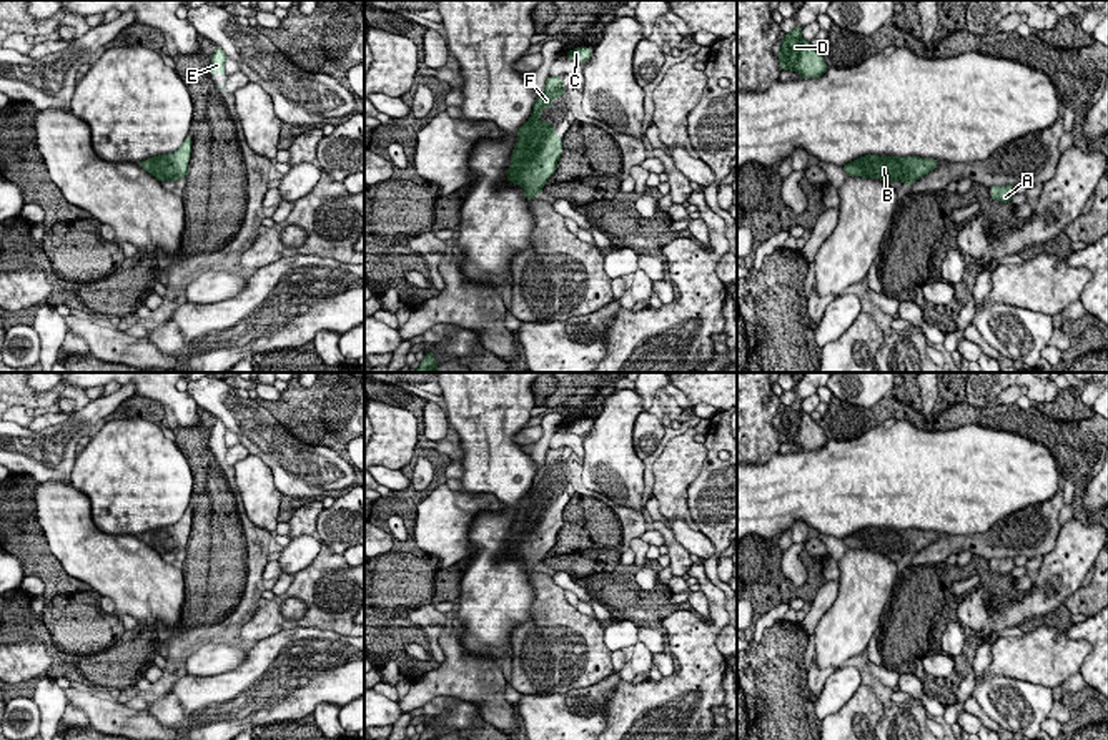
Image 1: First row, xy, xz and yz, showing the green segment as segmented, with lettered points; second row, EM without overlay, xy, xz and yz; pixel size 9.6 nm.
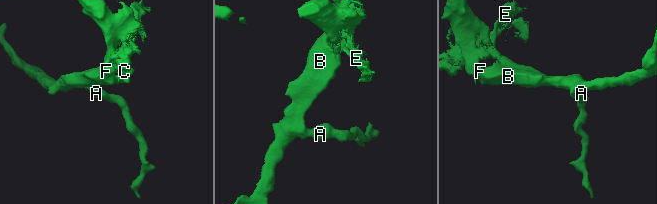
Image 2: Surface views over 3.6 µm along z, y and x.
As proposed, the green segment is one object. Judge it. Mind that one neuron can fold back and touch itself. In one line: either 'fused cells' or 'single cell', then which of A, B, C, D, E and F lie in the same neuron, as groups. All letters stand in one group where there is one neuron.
single cell; groups A B C D E F

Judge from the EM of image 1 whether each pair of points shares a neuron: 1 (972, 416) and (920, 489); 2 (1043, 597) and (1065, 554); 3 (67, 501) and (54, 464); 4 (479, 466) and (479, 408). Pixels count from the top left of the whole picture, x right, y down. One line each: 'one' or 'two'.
1: two
2: one
3: two
4: one

